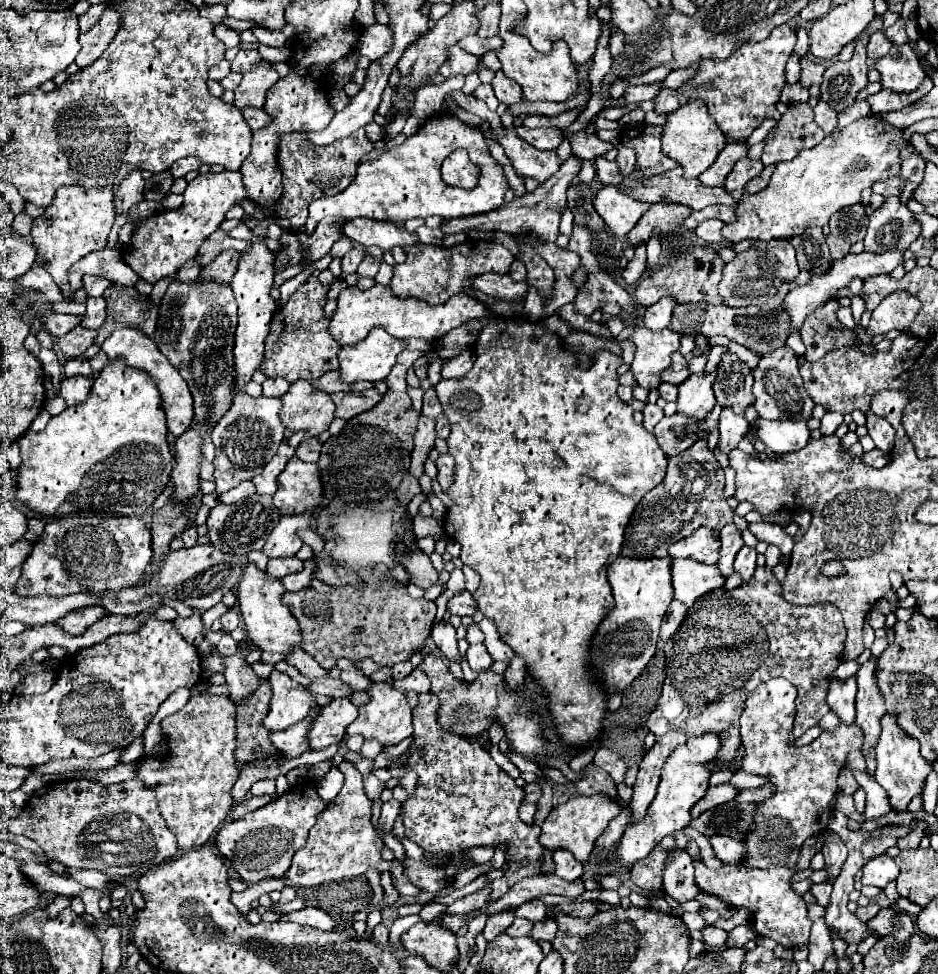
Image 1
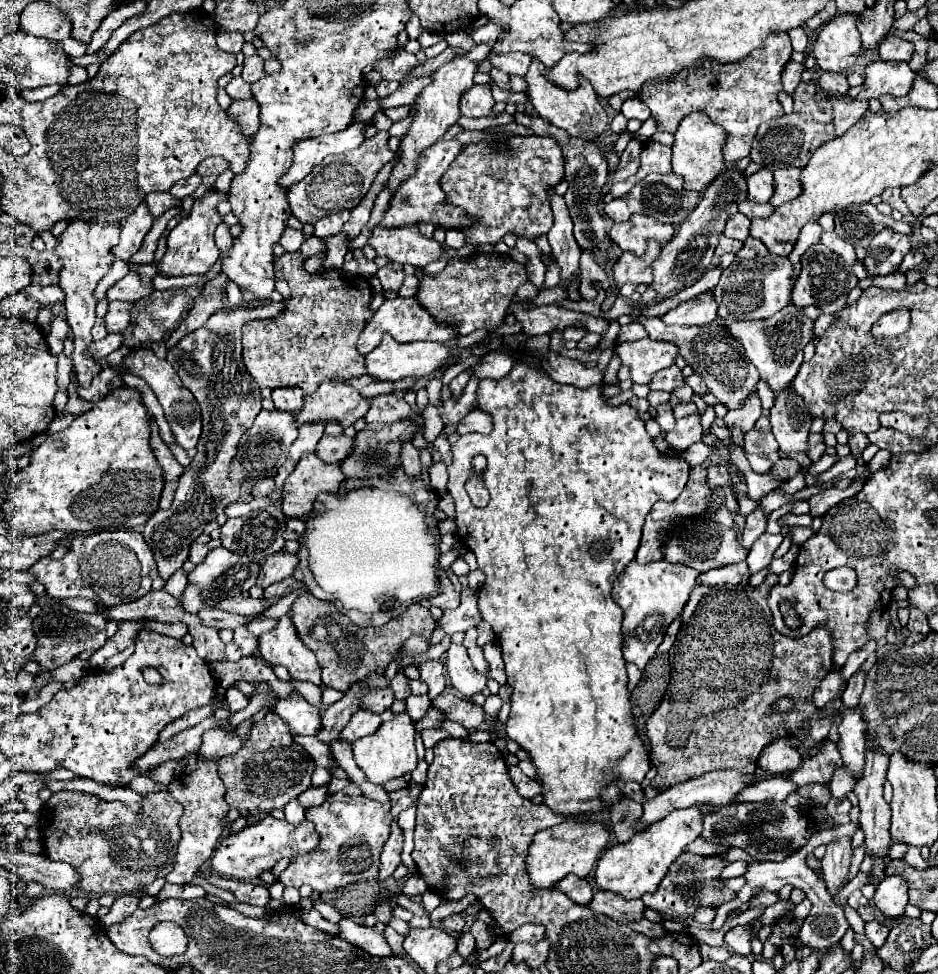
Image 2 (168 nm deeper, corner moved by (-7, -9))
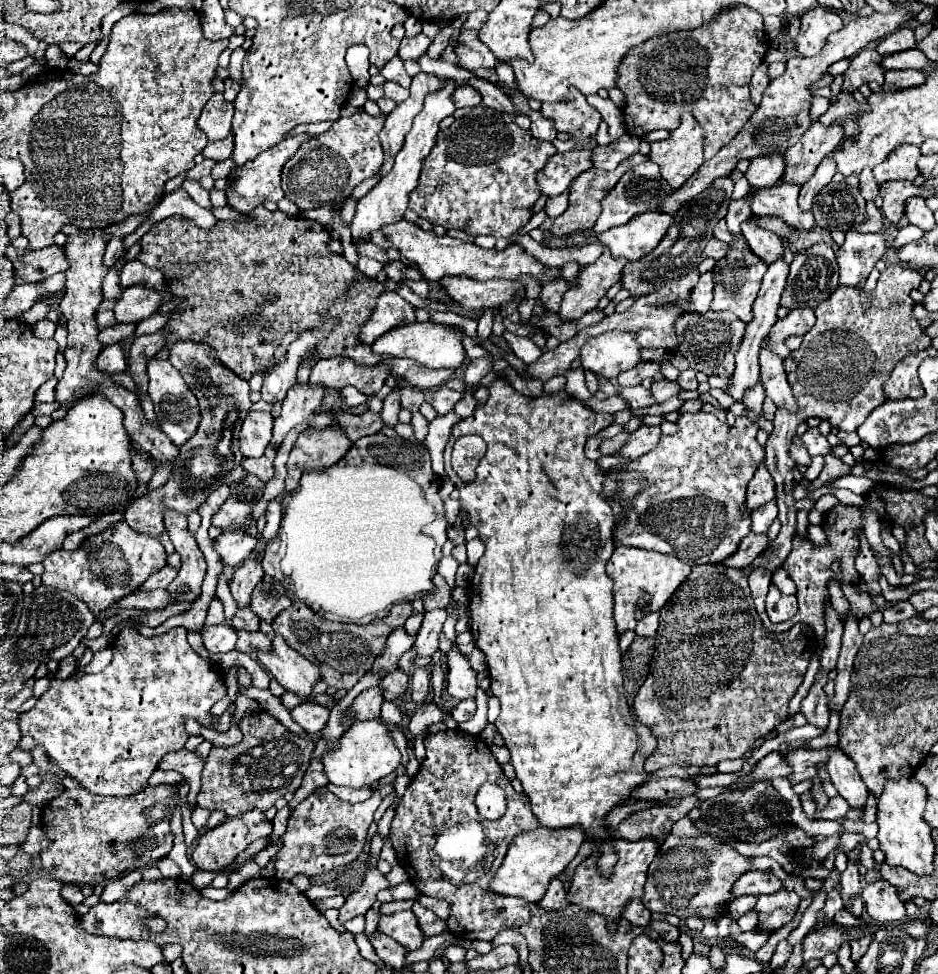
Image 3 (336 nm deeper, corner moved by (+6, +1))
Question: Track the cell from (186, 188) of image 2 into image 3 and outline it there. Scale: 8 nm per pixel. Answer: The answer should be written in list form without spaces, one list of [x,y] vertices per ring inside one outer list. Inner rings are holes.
[[[203,159],[203,163],[199,163],[199,165],[195,165],[193,169],[187,171],[187,179],[201,179],[201,177],[209,175],[211,169],[215,167],[215,163],[217,161],[213,161],[213,159]]]

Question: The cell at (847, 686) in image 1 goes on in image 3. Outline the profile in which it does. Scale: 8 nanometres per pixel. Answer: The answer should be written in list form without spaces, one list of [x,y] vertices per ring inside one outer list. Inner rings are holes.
[[[833,749],[827,761],[827,771],[837,793],[847,799],[849,807],[863,809],[869,791],[861,781],[861,775],[855,771],[855,763],[851,763],[851,759],[847,759],[847,755],[843,755],[839,749]]]

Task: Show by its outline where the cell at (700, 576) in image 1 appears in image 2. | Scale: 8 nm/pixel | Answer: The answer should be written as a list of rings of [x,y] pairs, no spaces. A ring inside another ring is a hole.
[[[746,561],[742,563],[732,563],[720,569],[710,569],[706,573],[700,573],[696,579],[696,585],[708,585],[708,587],[716,587],[716,585],[746,585],[748,583],[748,569],[746,569]]]

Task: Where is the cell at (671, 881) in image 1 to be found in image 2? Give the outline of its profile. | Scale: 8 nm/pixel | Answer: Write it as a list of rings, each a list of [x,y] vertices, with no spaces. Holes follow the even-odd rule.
[[[698,907],[696,909],[696,913],[694,913],[694,919],[698,921],[698,923],[702,923],[702,925],[708,925],[712,919],[714,919],[714,915],[716,915],[716,911],[712,909],[712,907]]]

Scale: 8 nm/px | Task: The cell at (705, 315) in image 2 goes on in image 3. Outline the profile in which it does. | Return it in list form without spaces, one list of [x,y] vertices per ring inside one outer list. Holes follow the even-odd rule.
[[[713,271],[701,275],[697,287],[691,291],[689,311],[697,311],[697,313],[705,313],[705,311],[709,311],[709,309],[711,309],[711,301],[713,301],[713,287],[715,287]]]

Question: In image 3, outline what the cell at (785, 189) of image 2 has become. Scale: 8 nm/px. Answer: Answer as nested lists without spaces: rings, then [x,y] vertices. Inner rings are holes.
[[[815,121],[807,129],[803,139],[799,139],[799,143],[795,143],[795,147],[787,149],[785,153],[787,161],[787,169],[783,173],[785,183],[805,183],[813,175],[815,165],[819,165],[819,159],[835,151],[835,147],[841,141],[843,141],[841,125],[825,127],[823,123]]]

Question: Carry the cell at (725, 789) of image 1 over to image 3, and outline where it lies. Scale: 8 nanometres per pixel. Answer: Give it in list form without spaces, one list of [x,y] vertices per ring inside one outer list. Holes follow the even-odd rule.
[[[825,747],[821,751],[805,751],[805,749],[793,749],[793,751],[789,751],[787,753],[787,761],[795,769],[795,773],[791,775],[789,781],[795,785],[799,781],[817,777],[817,771],[827,765],[829,751],[831,751],[831,747]]]

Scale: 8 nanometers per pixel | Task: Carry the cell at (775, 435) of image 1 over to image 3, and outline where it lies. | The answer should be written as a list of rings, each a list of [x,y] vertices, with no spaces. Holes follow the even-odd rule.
[[[807,429],[805,435],[801,437],[809,455],[815,457],[815,455],[829,455],[833,453],[833,447],[827,443],[827,439],[819,433],[819,429]]]

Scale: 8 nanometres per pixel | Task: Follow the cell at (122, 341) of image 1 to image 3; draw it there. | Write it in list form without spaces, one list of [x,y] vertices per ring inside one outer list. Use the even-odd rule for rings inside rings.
[[[151,359],[147,371],[149,371],[149,379],[151,379],[151,401],[155,405],[155,415],[157,415],[161,431],[165,435],[169,435],[169,439],[173,443],[179,443],[179,445],[187,443],[191,439],[191,435],[195,435],[199,421],[201,421],[197,397],[193,395],[191,387],[183,381],[181,373],[169,361]]]

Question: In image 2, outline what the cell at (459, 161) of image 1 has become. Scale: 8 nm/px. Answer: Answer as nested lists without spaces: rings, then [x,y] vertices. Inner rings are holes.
[[[488,135],[480,143],[468,143],[468,149],[464,149],[464,153],[460,153],[460,157],[456,157],[456,161],[448,167],[448,171],[440,179],[440,185],[448,201],[462,207],[470,215],[478,217],[476,223],[472,223],[468,229],[462,231],[466,235],[466,243],[482,245],[482,243],[496,243],[510,231],[514,231],[516,235],[526,235],[530,239],[548,233],[552,227],[552,211],[550,211],[550,199],[546,191],[550,187],[556,187],[562,175],[564,175],[564,155],[560,145],[550,137]]]

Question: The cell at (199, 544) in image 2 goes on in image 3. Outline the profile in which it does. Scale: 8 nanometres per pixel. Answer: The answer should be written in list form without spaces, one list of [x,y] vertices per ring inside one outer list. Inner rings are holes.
[[[177,511],[163,513],[165,529],[175,545],[175,551],[181,555],[181,569],[175,581],[167,587],[167,593],[173,597],[173,603],[193,603],[201,595],[201,585],[207,573],[207,563],[195,541],[187,531],[187,517]]]

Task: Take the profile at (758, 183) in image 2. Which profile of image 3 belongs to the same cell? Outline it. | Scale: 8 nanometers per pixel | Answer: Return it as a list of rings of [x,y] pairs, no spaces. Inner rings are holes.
[[[771,153],[771,155],[761,155],[751,161],[749,171],[745,173],[749,185],[755,187],[773,187],[775,181],[783,175],[787,163],[783,153]]]

